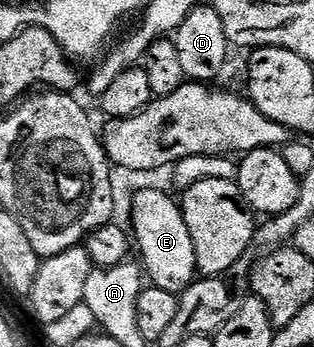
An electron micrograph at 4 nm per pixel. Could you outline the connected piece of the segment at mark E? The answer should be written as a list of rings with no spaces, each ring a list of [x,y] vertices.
[[[159,189],[141,190],[131,201],[129,229],[137,253],[143,256],[142,268],[154,288],[178,295],[196,280],[193,235],[189,235],[189,227],[185,227],[183,210],[176,198],[174,201],[169,194],[162,193]]]

